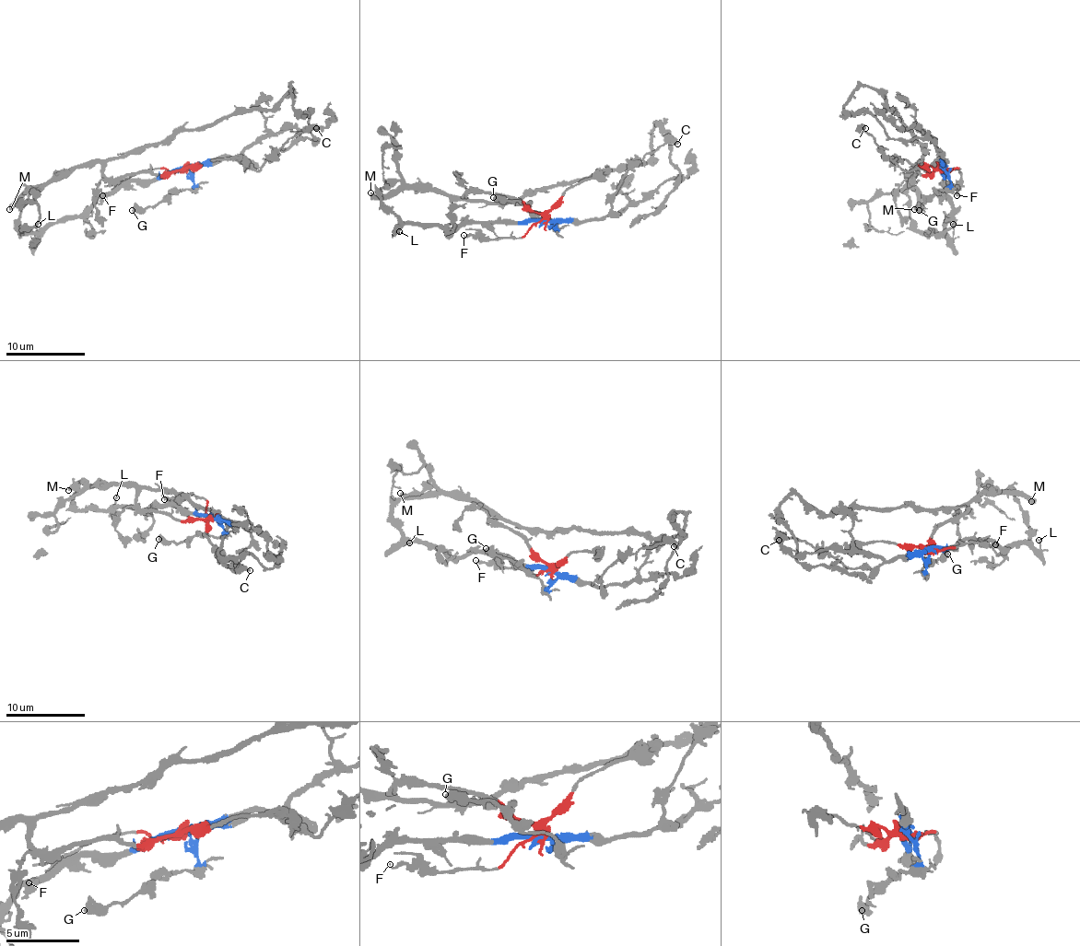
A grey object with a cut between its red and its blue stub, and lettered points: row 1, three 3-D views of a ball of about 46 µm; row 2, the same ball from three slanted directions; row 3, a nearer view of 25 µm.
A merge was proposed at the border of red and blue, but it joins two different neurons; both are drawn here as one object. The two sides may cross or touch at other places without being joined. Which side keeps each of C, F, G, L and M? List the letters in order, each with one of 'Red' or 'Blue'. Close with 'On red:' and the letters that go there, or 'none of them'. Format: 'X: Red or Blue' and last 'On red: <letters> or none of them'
C: Blue
F: Red
G: Blue
L: Blue
M: Red
On red: F, M

